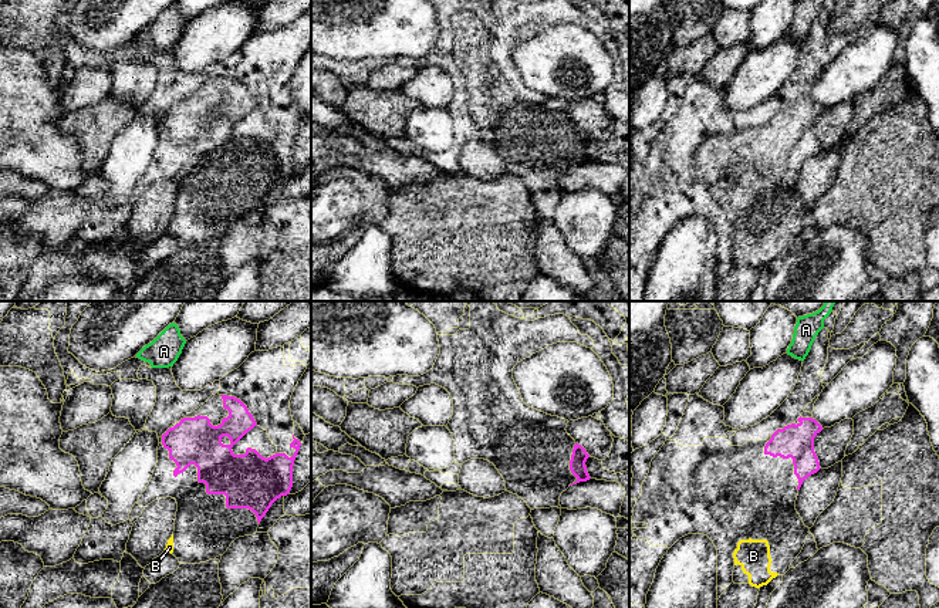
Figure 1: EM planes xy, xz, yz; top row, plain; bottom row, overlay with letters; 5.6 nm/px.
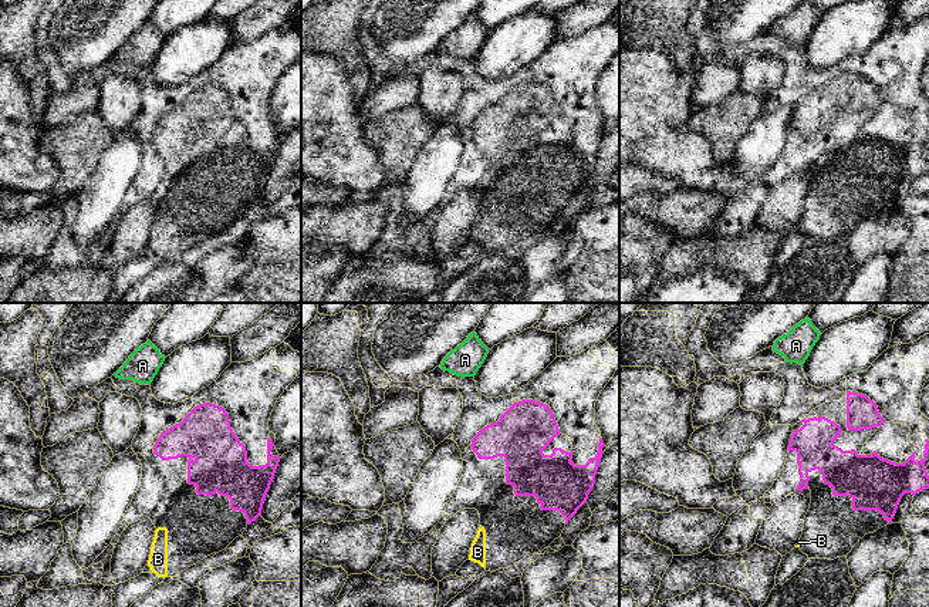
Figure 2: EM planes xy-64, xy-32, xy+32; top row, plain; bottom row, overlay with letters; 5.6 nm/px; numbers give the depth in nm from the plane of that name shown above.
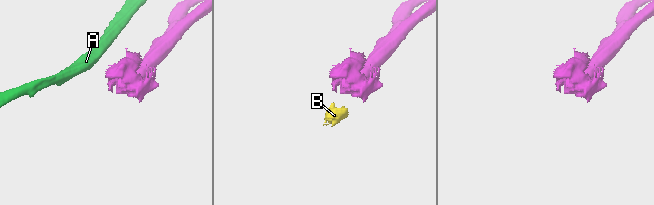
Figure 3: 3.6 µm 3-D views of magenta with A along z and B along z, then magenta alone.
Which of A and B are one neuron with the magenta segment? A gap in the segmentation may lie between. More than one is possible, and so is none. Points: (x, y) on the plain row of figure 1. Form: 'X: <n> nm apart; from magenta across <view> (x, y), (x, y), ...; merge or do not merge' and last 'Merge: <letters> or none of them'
A: 300 nm apart; from magenta across xy (183, 100), (168, 49); do not merge
B: 300 nm apart; from magenta across xy (208, 175), (172, 216); merge
Merge: B

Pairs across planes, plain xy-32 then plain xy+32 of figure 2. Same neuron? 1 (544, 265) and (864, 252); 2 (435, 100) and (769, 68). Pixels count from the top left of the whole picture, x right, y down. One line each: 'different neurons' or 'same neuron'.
1: same neuron
2: same neuron

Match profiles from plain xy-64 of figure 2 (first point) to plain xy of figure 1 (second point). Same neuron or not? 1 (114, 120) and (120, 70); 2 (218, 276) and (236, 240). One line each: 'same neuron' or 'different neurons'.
1: same neuron
2: same neuron

